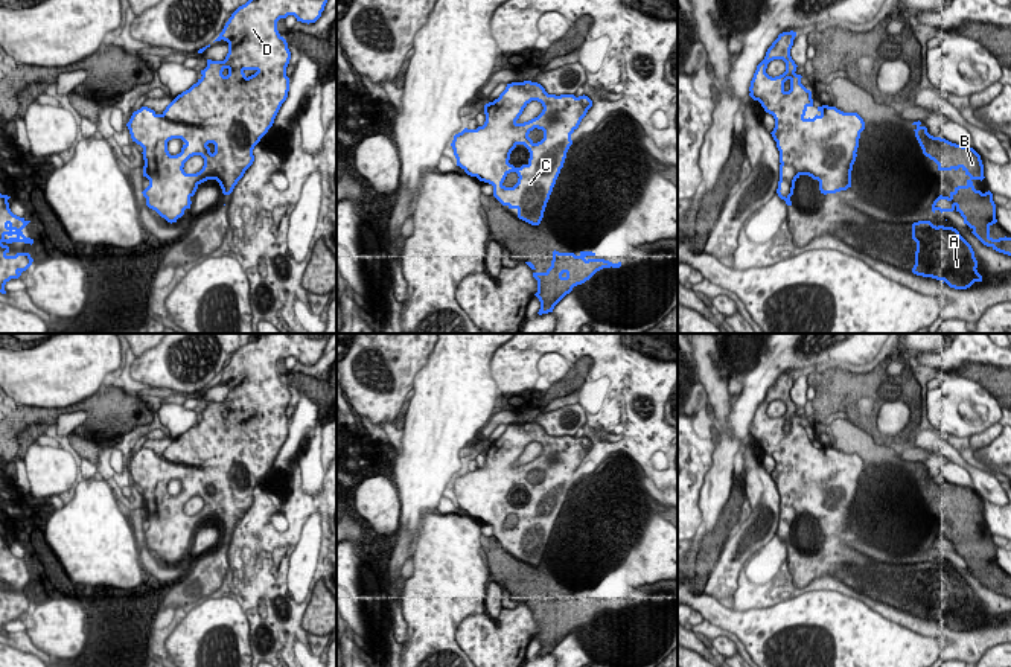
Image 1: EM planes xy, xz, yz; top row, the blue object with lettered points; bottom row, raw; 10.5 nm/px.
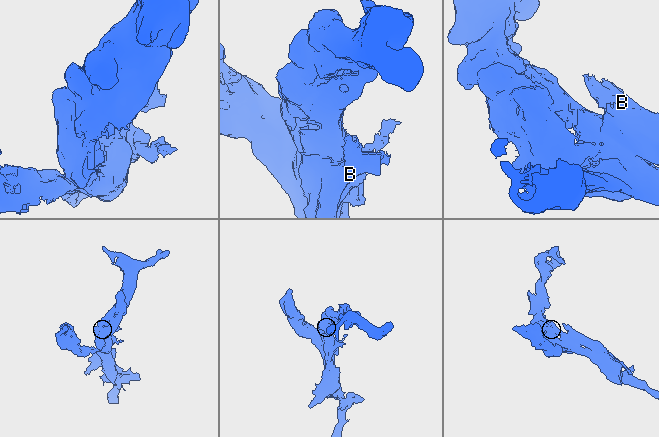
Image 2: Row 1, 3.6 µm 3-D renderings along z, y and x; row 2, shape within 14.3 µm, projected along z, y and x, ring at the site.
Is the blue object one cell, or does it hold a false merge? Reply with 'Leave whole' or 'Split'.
Leave whole

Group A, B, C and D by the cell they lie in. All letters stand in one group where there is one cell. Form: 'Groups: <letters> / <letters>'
Groups: A B C D

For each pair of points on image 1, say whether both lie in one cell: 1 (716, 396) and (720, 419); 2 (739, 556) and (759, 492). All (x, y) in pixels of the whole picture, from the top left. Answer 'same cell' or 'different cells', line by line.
1: same cell
2: same cell

